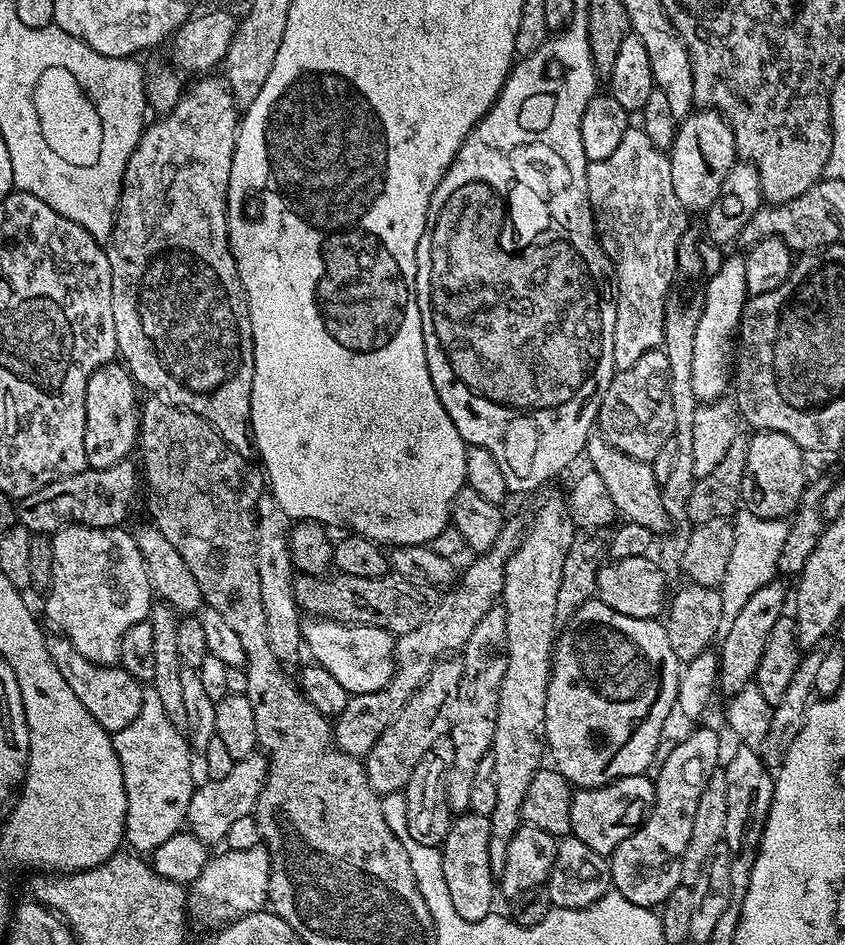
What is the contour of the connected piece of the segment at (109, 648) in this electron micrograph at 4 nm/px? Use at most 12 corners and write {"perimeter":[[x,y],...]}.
{"perimeter":[[131,531],[52,536],[44,612],[95,664],[154,603]]}

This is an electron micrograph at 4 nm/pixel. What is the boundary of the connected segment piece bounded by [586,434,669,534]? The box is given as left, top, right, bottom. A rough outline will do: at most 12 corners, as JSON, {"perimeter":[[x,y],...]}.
{"perimeter":[[588,437],[586,457],[617,513],[669,531],[651,463]]}

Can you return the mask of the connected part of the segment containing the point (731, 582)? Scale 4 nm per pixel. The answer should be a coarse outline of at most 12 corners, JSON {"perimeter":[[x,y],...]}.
{"perimeter":[[742,508],[723,582],[724,635],[777,575],[789,526]]}

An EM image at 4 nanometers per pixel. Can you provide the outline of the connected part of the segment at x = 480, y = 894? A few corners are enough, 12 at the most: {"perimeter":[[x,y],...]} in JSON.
{"perimeter":[[457,815],[440,848],[450,902],[493,915],[490,822]]}

